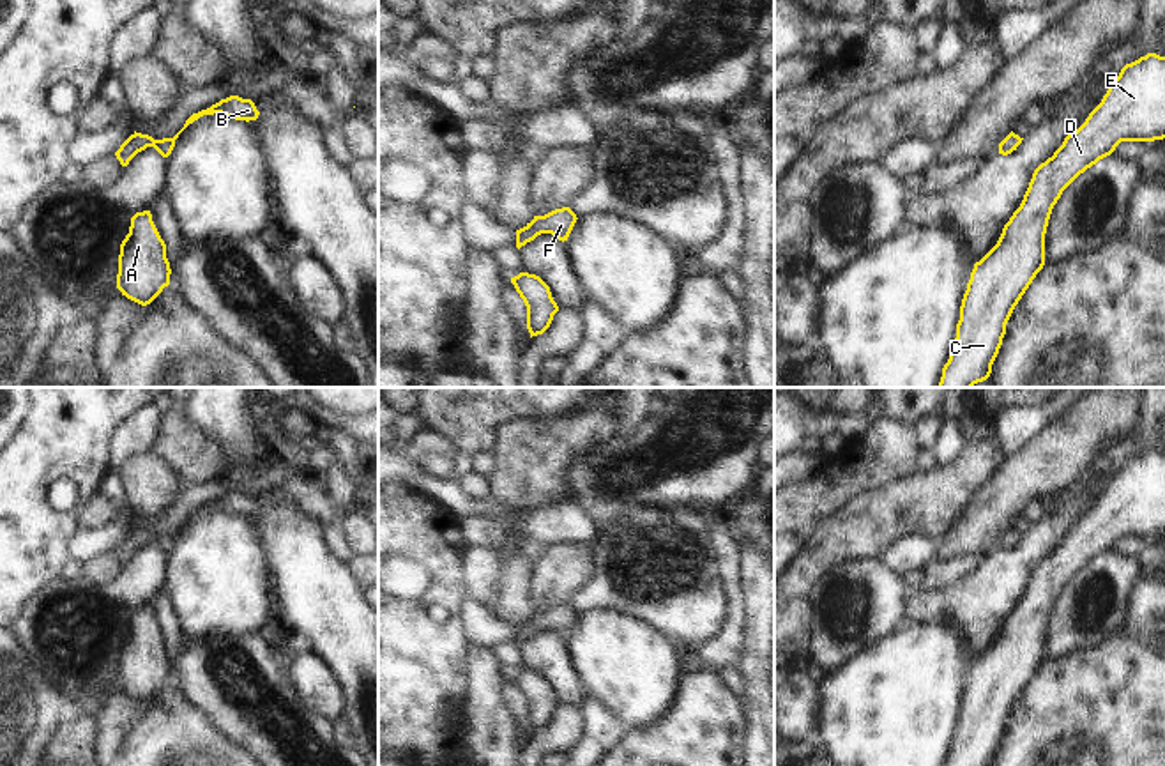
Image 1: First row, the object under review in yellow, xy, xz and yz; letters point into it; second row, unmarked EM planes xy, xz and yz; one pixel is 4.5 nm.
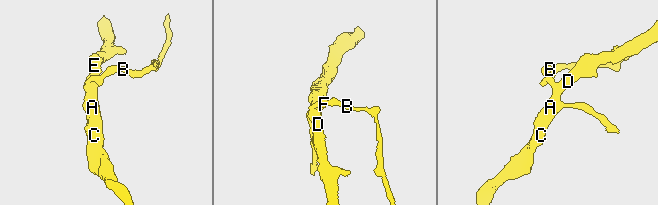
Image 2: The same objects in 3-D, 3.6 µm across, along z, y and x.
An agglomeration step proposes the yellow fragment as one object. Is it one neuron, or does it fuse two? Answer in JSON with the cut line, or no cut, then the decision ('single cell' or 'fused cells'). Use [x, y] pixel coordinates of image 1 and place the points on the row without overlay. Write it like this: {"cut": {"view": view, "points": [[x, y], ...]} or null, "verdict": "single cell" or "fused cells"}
{"cut": null, "verdict": "single cell"}

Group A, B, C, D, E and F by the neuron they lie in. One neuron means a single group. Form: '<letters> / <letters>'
A B C D E F

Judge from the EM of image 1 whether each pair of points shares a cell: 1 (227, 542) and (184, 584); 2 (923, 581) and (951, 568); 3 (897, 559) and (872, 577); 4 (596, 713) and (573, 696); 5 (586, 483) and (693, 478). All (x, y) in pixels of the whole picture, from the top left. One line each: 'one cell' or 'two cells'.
1: one cell
2: one cell
3: two cells
4: two cells
5: one cell

